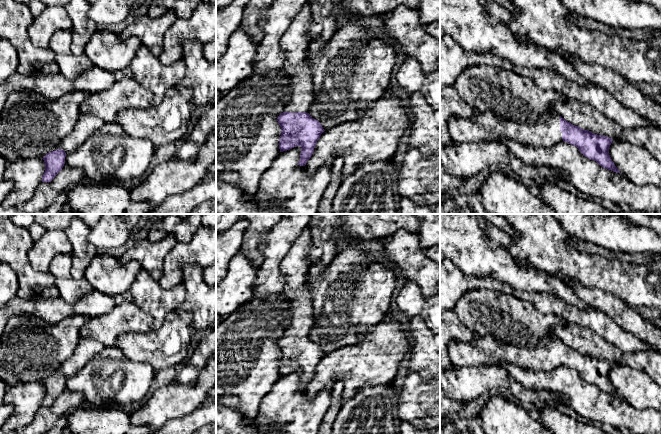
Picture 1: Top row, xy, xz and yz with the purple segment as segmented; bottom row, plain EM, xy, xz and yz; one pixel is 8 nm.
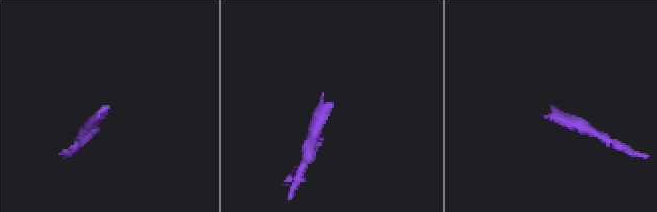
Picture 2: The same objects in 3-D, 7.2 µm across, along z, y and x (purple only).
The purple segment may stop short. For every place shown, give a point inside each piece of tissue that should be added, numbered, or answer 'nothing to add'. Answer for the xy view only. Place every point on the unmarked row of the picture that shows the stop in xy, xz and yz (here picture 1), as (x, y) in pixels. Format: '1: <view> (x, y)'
1: xy (87, 348)

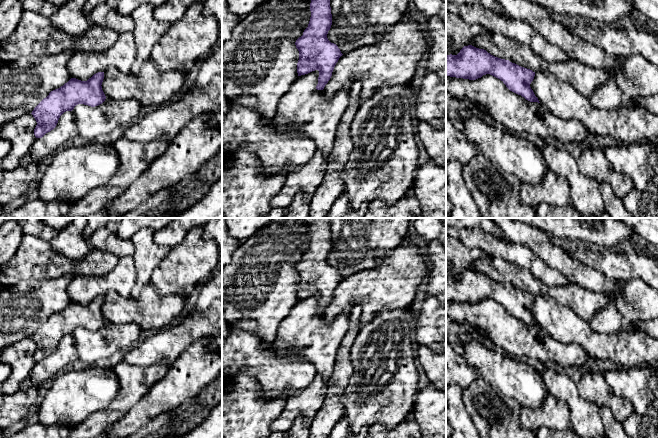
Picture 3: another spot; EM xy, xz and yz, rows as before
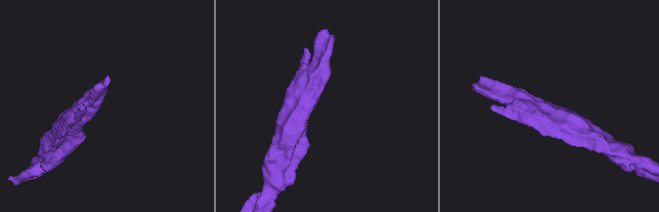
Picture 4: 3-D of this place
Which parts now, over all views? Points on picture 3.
nothing to add

